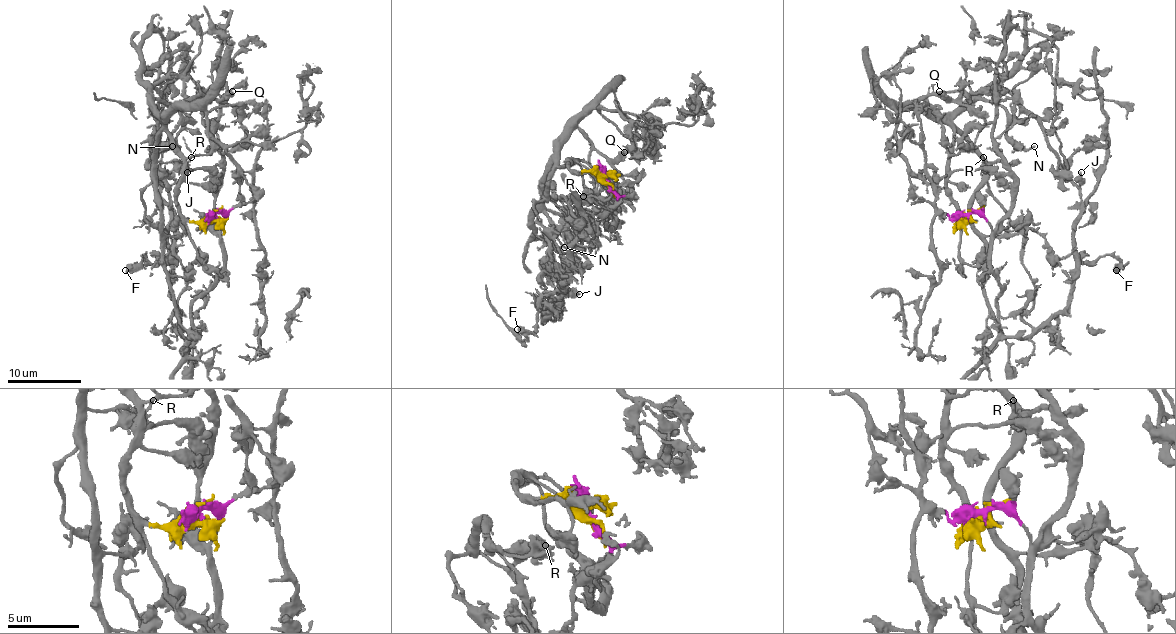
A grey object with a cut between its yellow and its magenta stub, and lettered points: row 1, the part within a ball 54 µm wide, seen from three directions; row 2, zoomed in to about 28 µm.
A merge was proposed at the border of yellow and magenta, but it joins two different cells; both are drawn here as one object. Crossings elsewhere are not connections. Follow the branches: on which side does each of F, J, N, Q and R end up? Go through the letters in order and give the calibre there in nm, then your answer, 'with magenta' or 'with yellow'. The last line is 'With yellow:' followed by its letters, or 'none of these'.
F: 650 nm thick; with magenta
J: 280 nm thick; with magenta
N: 180 nm thick; with yellow
Q: 500 nm thick; with yellow
R: 180 nm thick; with yellow
With yellow: N, Q, R

